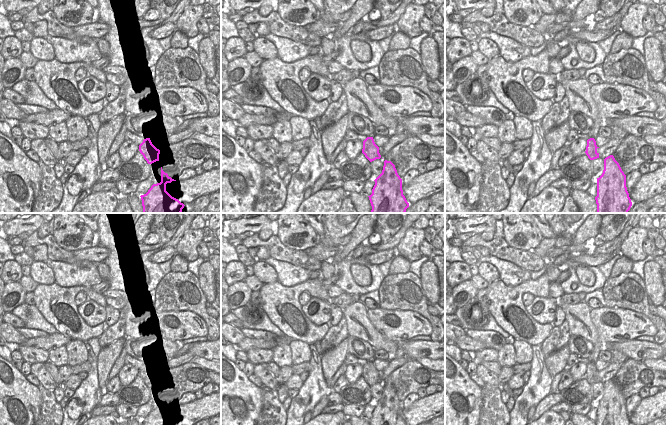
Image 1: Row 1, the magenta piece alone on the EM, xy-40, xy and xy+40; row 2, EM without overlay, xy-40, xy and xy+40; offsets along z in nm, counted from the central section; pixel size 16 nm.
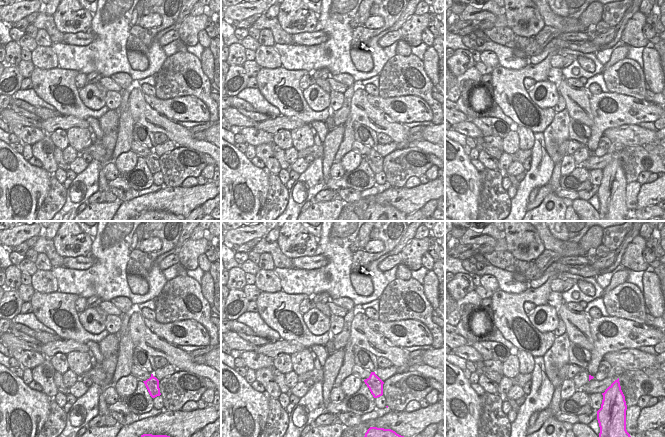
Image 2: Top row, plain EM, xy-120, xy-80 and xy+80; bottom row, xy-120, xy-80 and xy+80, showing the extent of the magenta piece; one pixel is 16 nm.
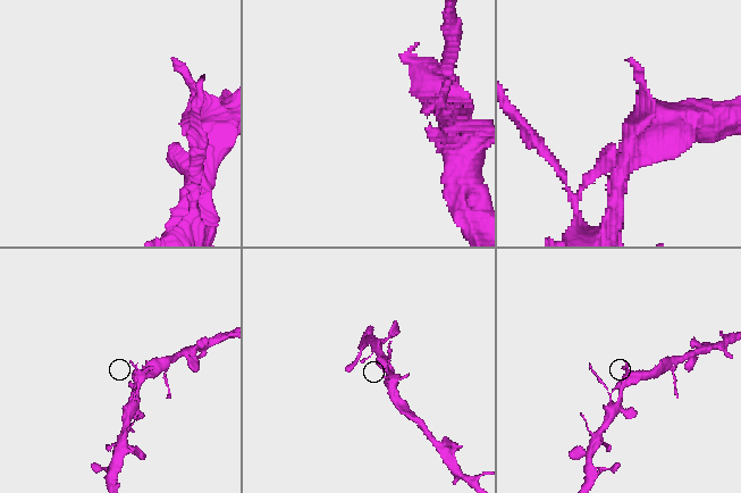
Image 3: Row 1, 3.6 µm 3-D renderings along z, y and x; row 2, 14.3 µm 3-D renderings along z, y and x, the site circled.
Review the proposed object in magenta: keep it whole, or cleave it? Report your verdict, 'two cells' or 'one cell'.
one cell

